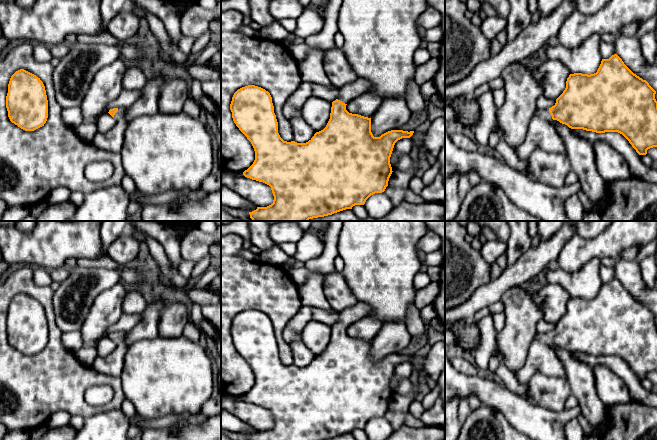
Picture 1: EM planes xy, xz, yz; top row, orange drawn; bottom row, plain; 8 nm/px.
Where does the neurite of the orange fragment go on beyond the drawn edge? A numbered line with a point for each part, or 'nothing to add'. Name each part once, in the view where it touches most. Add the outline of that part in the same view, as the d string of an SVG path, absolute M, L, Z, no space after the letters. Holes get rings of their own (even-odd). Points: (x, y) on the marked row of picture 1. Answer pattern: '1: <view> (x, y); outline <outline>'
1: yz (541, 133); outline M537 109L531 117L526 139L515 150L522 160L529 159L531 153L537 149L543 149L550 153L565 154L562 139L557 133L549 109Z

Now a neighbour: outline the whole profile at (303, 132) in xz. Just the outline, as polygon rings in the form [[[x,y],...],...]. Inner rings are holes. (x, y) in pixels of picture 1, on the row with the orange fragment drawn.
[[[302,111],[289,119],[293,133],[294,141],[297,143],[306,143],[314,136],[315,131],[304,120]]]

